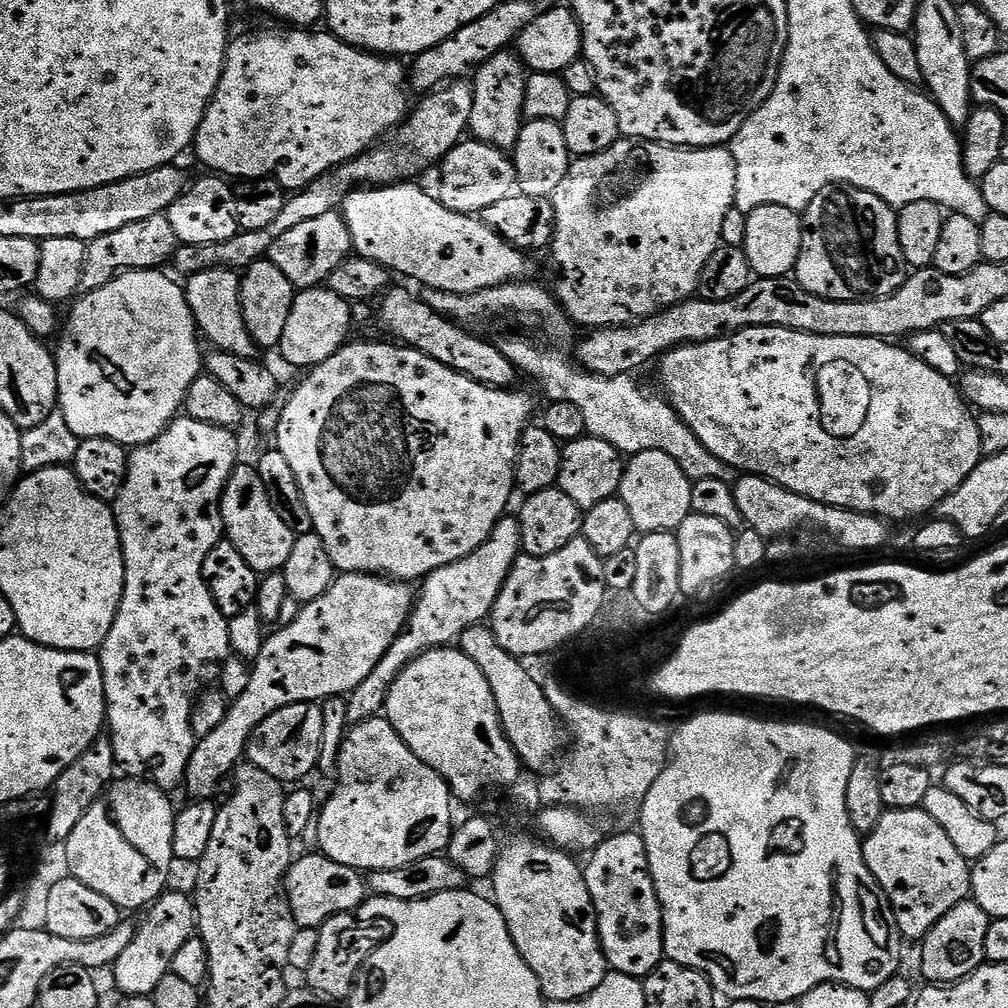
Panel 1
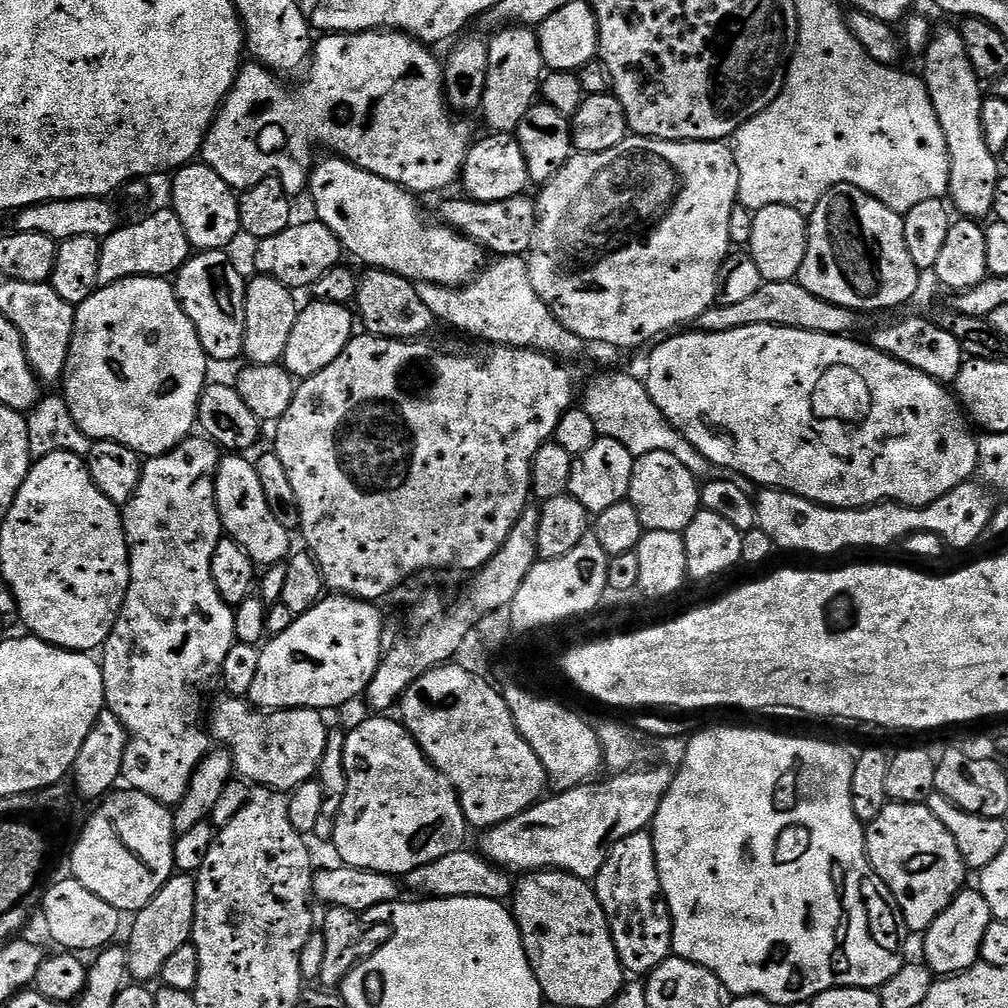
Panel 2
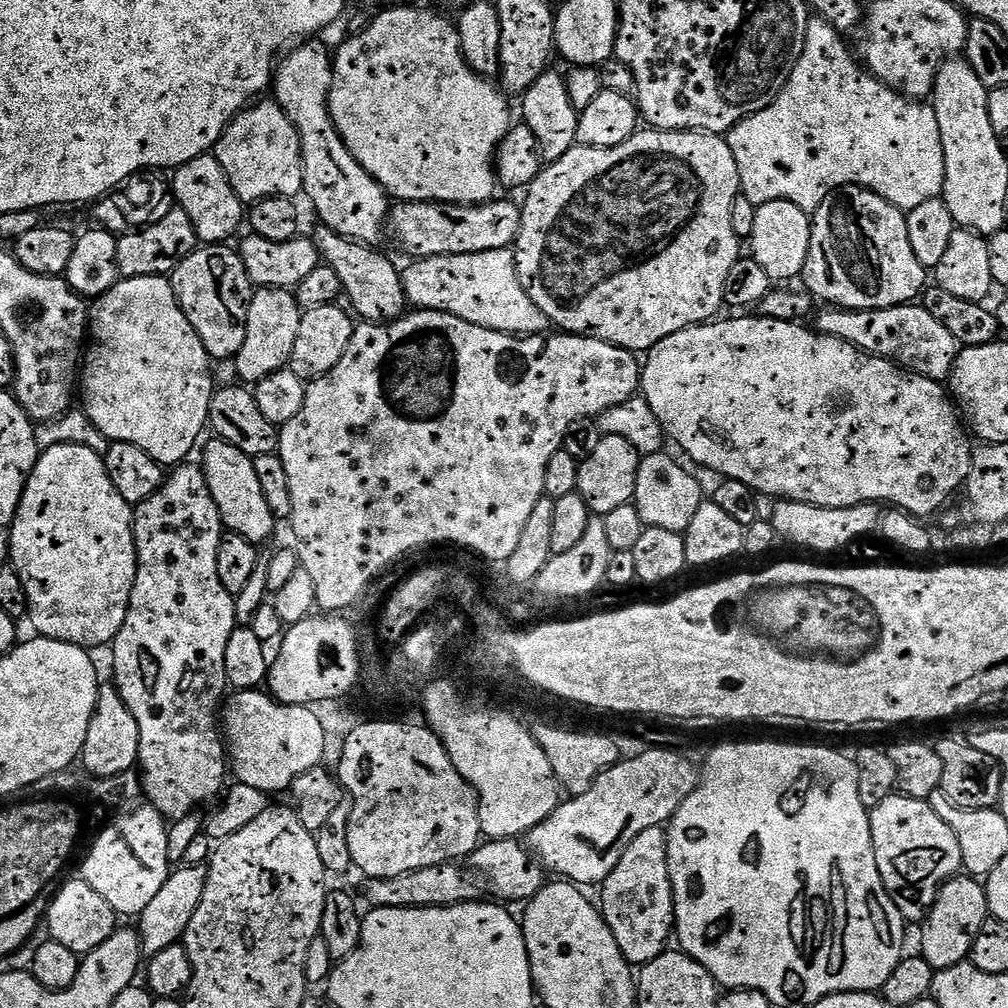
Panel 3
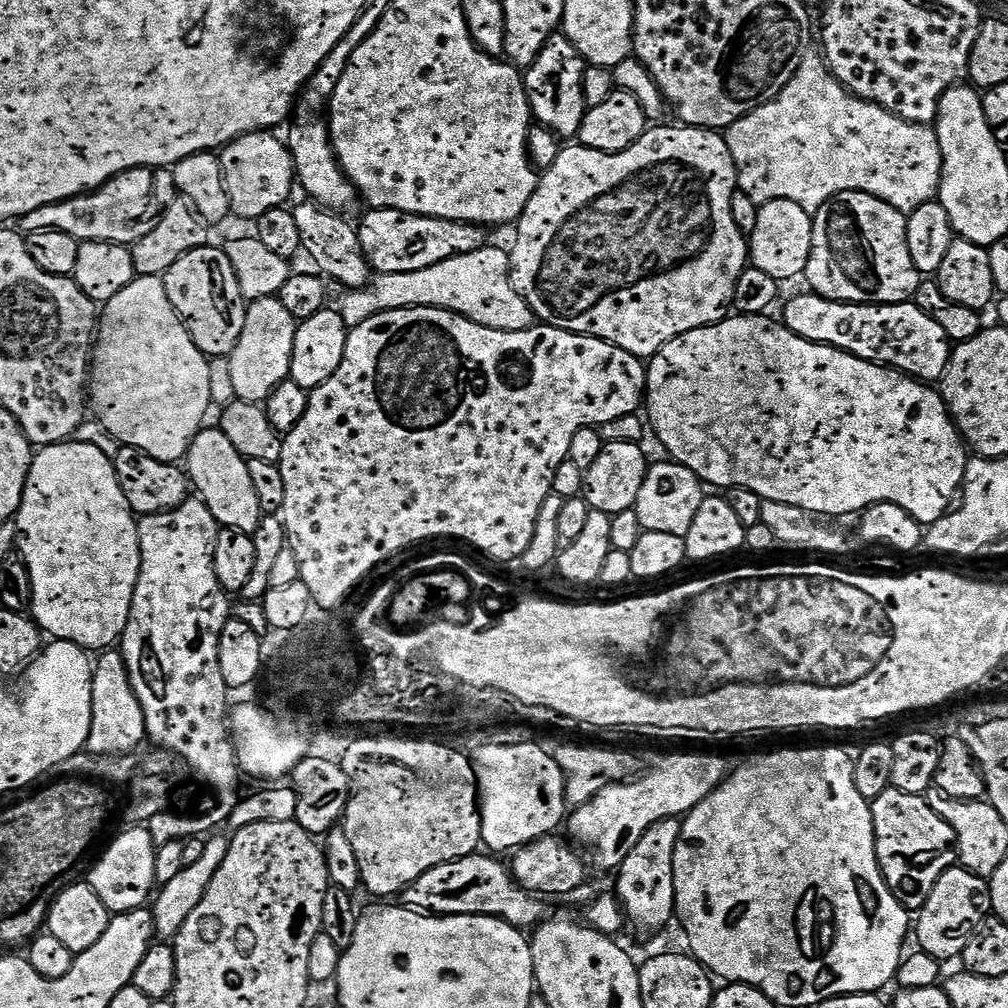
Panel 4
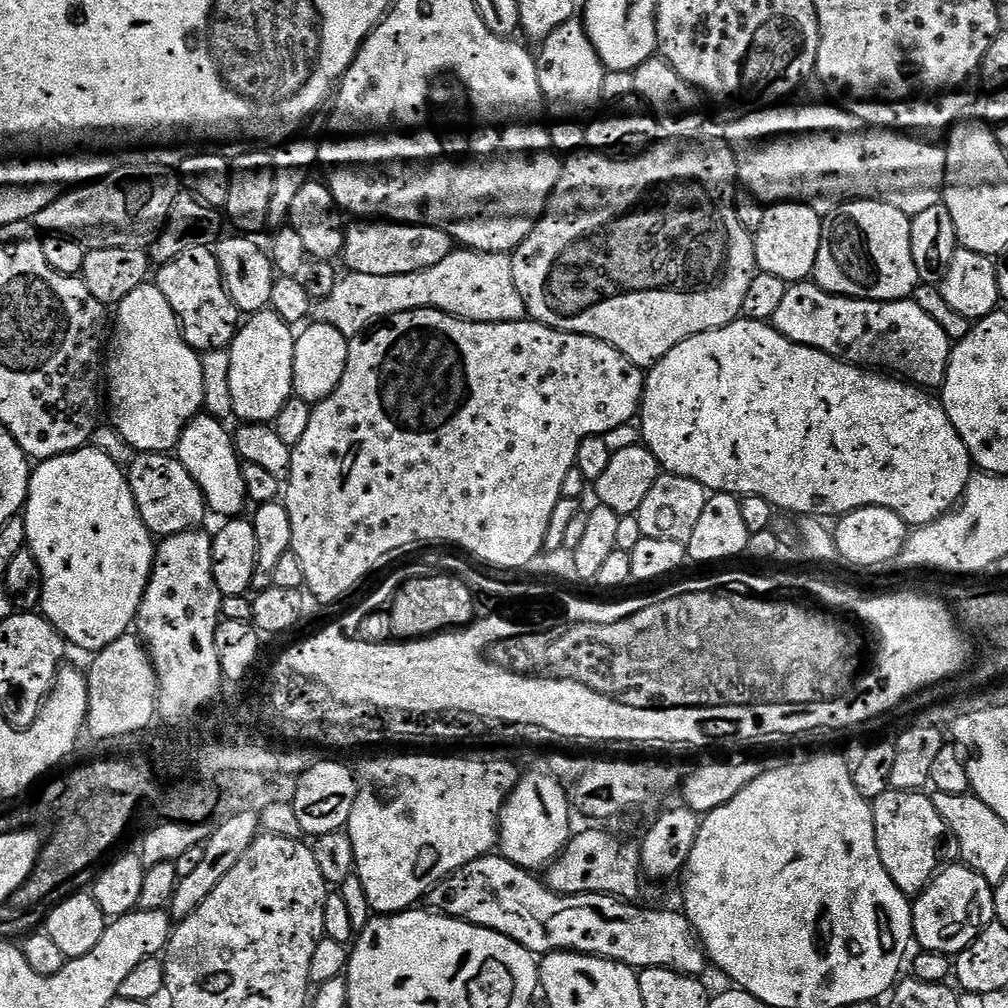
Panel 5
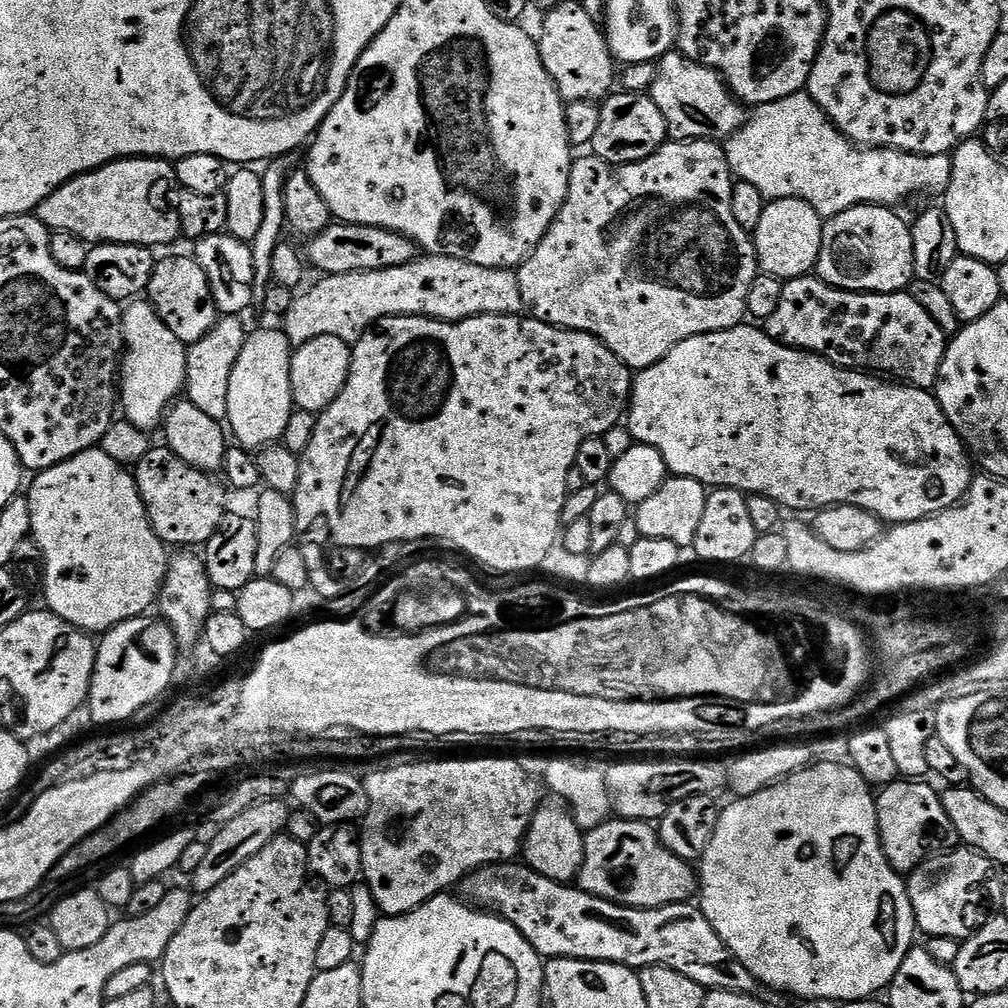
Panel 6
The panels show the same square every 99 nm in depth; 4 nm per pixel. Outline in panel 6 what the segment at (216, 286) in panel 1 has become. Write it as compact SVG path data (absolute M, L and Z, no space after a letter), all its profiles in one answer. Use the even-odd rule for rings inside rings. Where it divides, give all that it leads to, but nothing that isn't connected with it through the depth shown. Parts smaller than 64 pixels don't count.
M191 255L168 256L157 259L156 268L148 283L147 299L156 308L156 312L174 330L174 334L185 346L197 344L216 325L218 313L216 303L206 278L206 270Z

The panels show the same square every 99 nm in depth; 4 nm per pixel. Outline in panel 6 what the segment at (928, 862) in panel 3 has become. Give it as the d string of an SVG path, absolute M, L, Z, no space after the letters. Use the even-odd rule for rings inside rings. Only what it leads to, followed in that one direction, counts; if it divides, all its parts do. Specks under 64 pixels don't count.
M897 778L893 784L883 785L876 796L880 845L884 847L889 866L901 874L913 872L922 861L929 859L931 848L952 832L941 793L924 783L928 782Z

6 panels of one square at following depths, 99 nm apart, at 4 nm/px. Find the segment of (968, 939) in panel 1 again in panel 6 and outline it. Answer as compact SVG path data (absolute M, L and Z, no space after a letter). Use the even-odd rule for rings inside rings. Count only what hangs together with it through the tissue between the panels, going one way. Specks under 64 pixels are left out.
M967 846L959 847L945 856L933 855L922 861L913 872L907 873L908 897L914 910L916 927L923 935L925 932L925 937L945 936L961 942L967 940L992 919L1004 896L992 873L992 861Z

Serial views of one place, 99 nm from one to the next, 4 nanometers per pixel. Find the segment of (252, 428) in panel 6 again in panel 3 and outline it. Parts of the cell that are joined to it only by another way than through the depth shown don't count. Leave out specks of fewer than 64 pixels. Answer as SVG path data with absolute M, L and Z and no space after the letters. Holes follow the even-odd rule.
M256 288L253 291L252 301L248 303L246 342L242 342L242 350L234 358L236 375L245 385L255 386L259 380L274 374L291 361L301 315L299 302L289 289Z

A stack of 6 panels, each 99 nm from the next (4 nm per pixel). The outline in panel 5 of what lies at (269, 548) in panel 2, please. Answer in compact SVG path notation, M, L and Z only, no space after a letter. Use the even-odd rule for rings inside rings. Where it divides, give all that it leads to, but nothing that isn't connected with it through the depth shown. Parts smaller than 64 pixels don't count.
M207 414L196 416L188 423L186 430L182 430L182 438L175 446L174 455L177 460L182 462L182 466L186 466L186 470L190 470L190 478L194 478L194 482L198 482L209 509L213 513L217 512L220 518L236 518L243 513L240 511L243 510L244 504L249 503L249 499L246 494L246 482L242 482L242 470L240 469L242 461L236 452L233 433L227 432L224 427L225 425L214 416Z

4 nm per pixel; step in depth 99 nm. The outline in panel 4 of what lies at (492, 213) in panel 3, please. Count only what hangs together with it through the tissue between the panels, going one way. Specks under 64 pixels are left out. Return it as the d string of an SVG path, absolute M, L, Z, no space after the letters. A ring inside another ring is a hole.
M393 208L368 210L368 213L358 220L358 231L368 265L376 274L402 274L410 270L426 270L426 266L438 266L438 262L446 262L446 258L474 254L474 250L483 248L486 244L485 229L479 224L415 216Z

